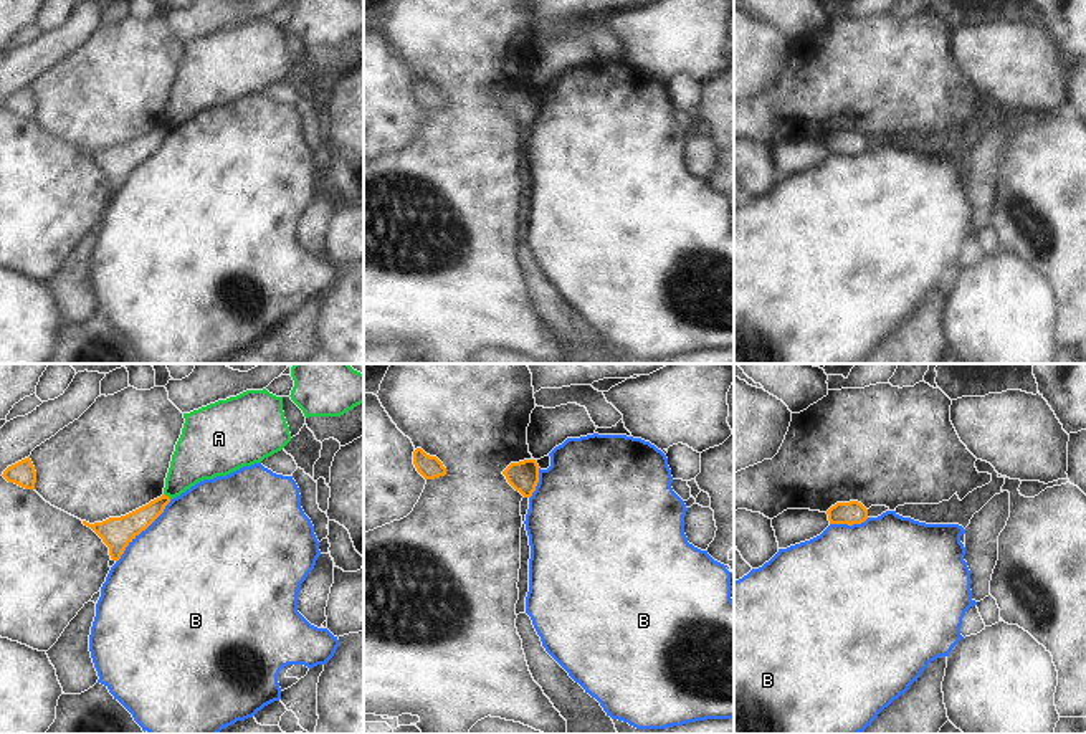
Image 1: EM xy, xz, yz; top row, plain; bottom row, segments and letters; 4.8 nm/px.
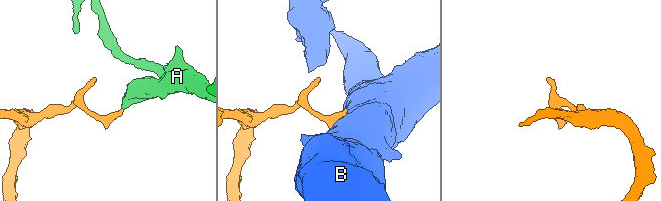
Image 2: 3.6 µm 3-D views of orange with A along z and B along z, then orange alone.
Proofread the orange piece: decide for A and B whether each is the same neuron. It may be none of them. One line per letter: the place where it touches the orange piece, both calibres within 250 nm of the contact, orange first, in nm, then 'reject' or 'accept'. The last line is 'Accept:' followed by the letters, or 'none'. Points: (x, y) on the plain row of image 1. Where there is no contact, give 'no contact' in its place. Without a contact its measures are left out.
A: xy (167, 126) | 120/240 nm | reject
B: xy (142, 159) | 160/480 nm | reject
Accept: none

